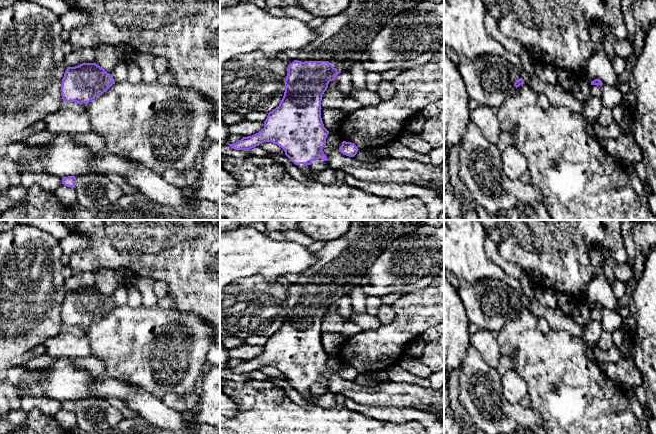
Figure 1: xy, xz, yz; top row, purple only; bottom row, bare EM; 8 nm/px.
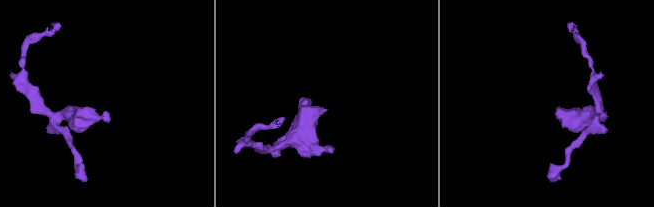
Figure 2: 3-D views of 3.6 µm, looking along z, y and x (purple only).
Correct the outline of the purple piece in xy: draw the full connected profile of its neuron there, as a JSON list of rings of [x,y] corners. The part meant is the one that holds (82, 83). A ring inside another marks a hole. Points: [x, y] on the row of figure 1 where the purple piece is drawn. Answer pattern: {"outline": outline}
{"outline": [[[82,63],[67,67],[61,85],[61,96],[65,102],[89,103],[106,92],[115,81],[109,73],[96,63]]]}

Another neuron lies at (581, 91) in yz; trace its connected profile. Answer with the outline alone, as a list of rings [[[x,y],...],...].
[[[579,78],[571,93],[577,100],[584,102],[591,96],[590,88],[591,82],[585,78]]]

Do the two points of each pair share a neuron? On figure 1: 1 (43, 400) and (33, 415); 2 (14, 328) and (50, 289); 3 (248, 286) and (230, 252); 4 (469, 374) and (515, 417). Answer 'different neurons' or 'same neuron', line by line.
1: different neurons
2: same neuron
3: different neurons
4: same neuron

